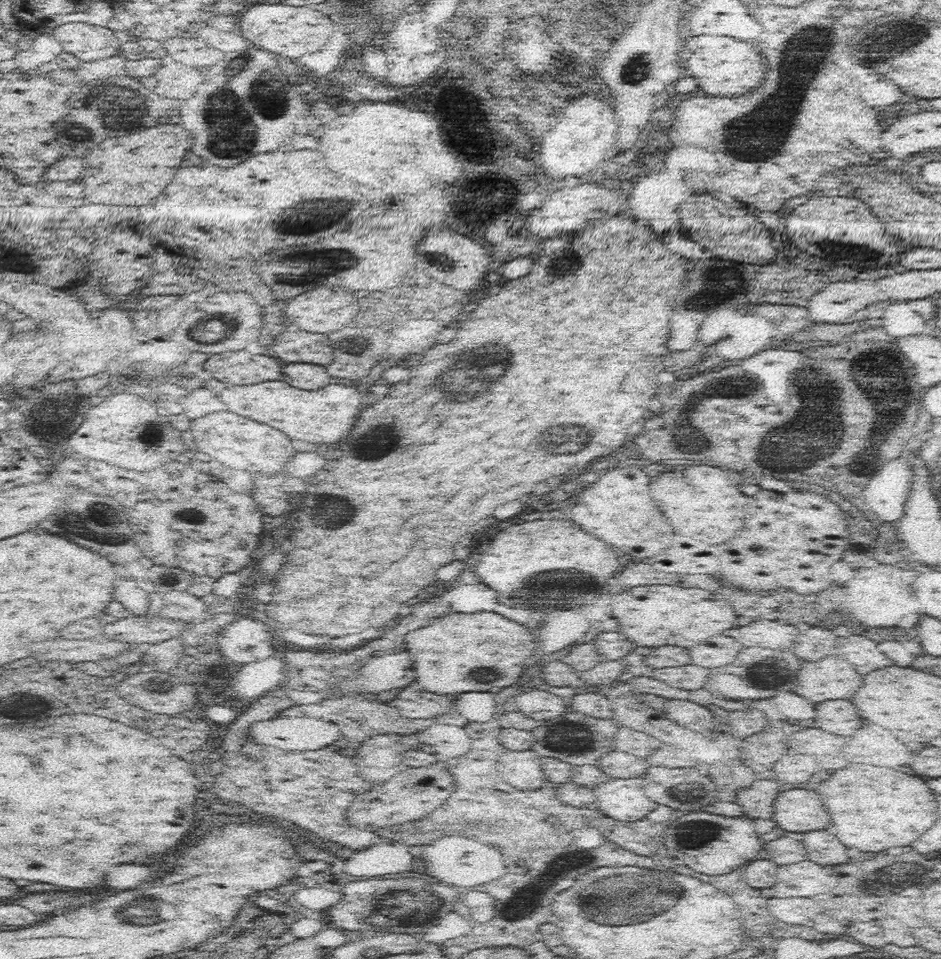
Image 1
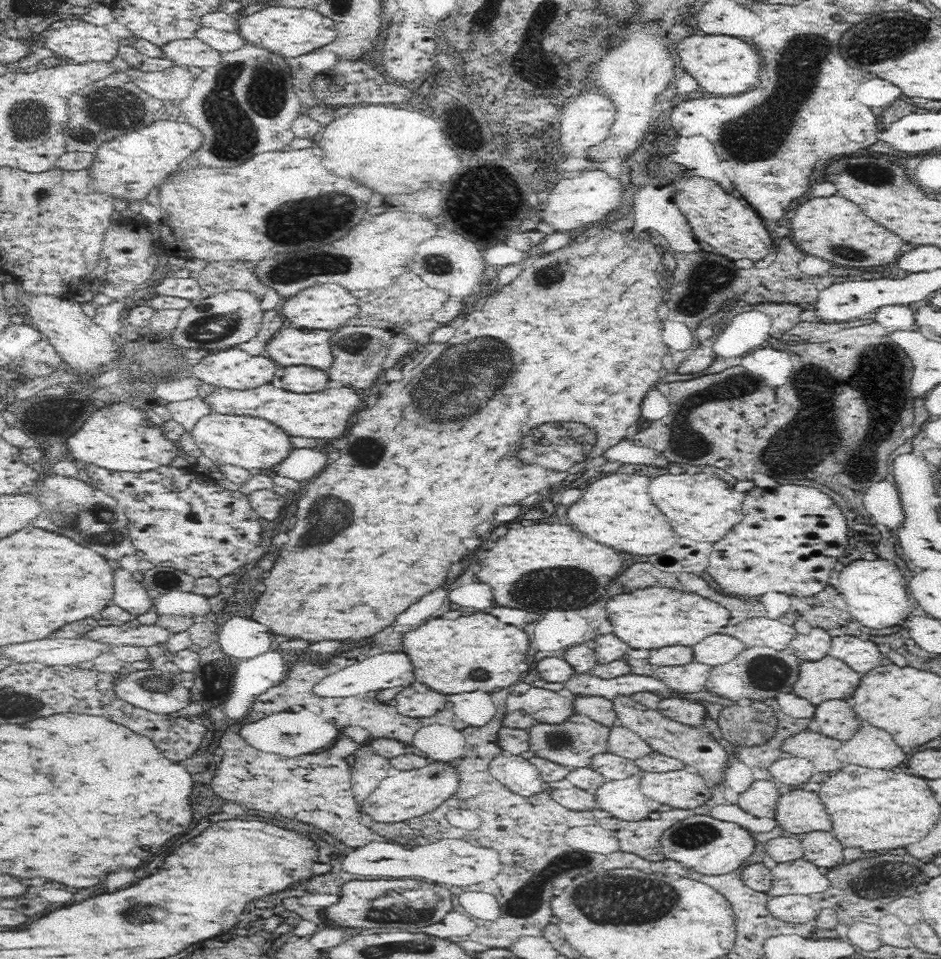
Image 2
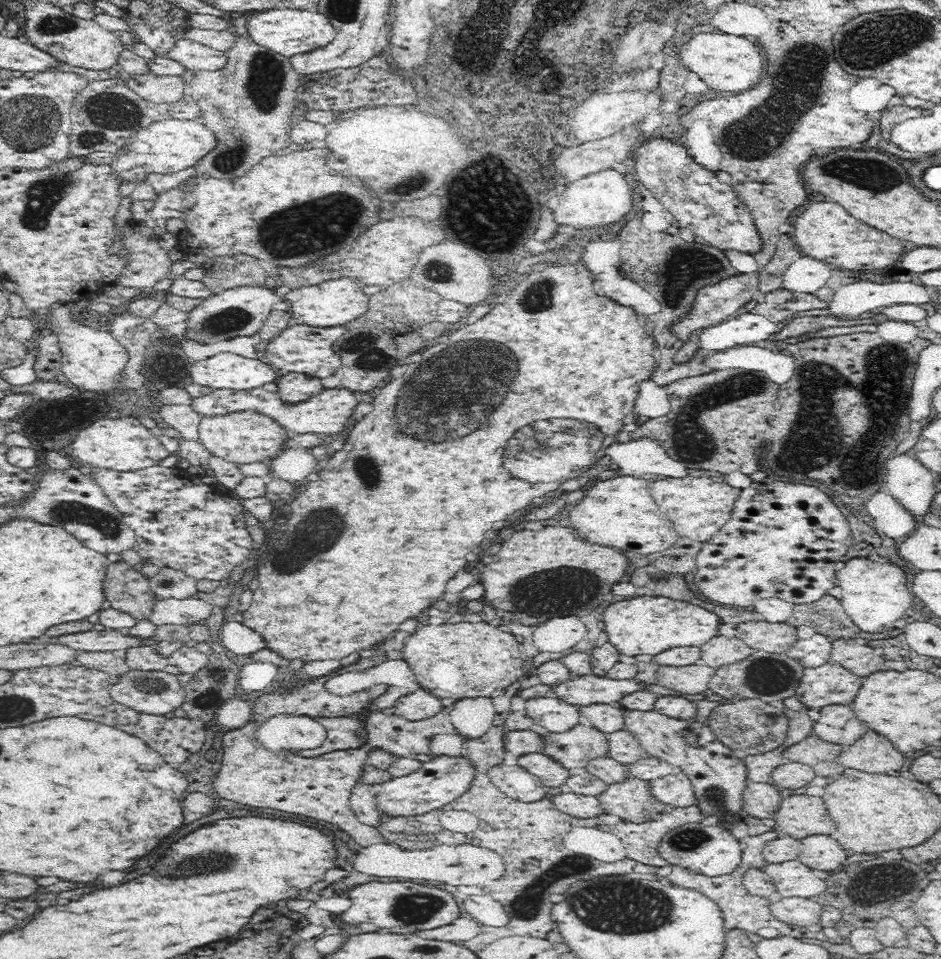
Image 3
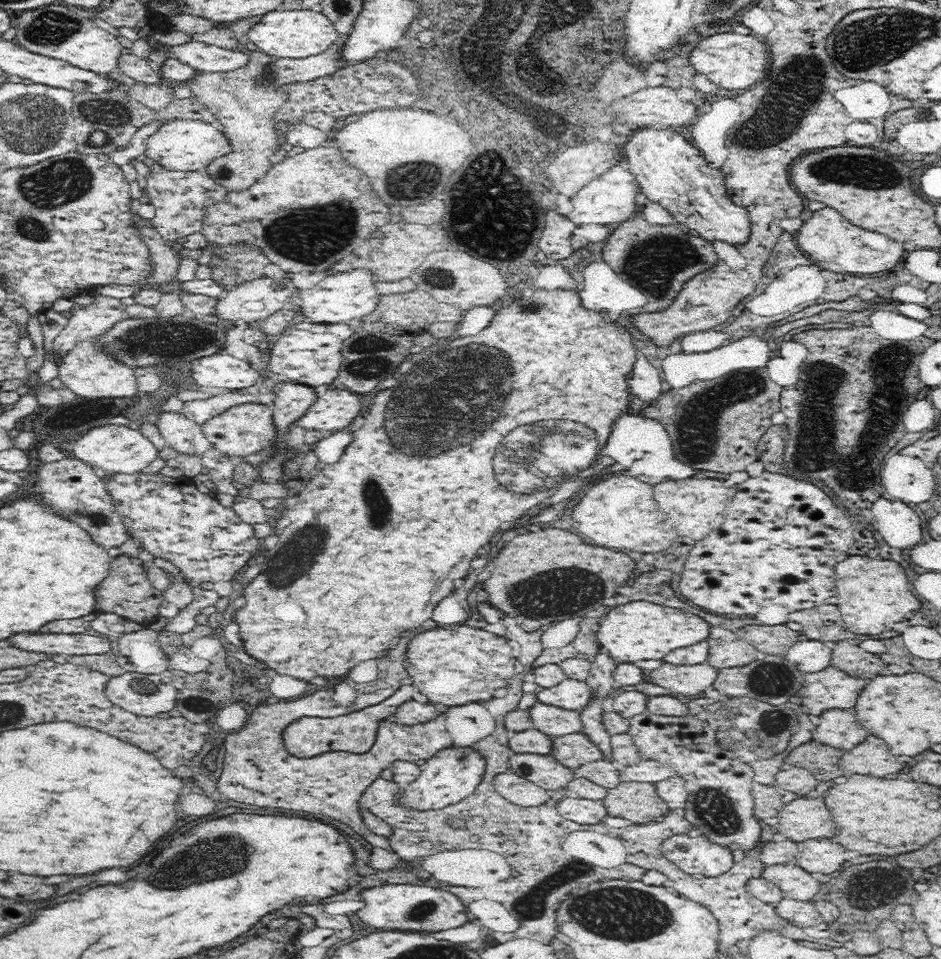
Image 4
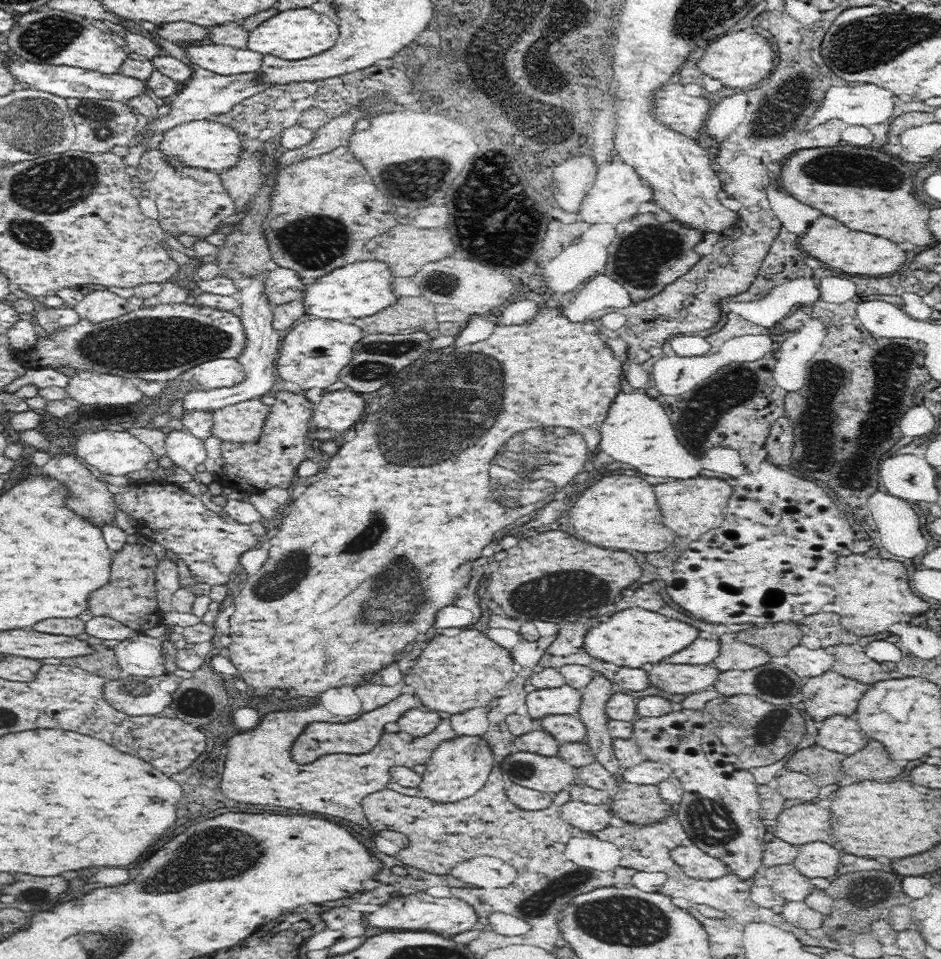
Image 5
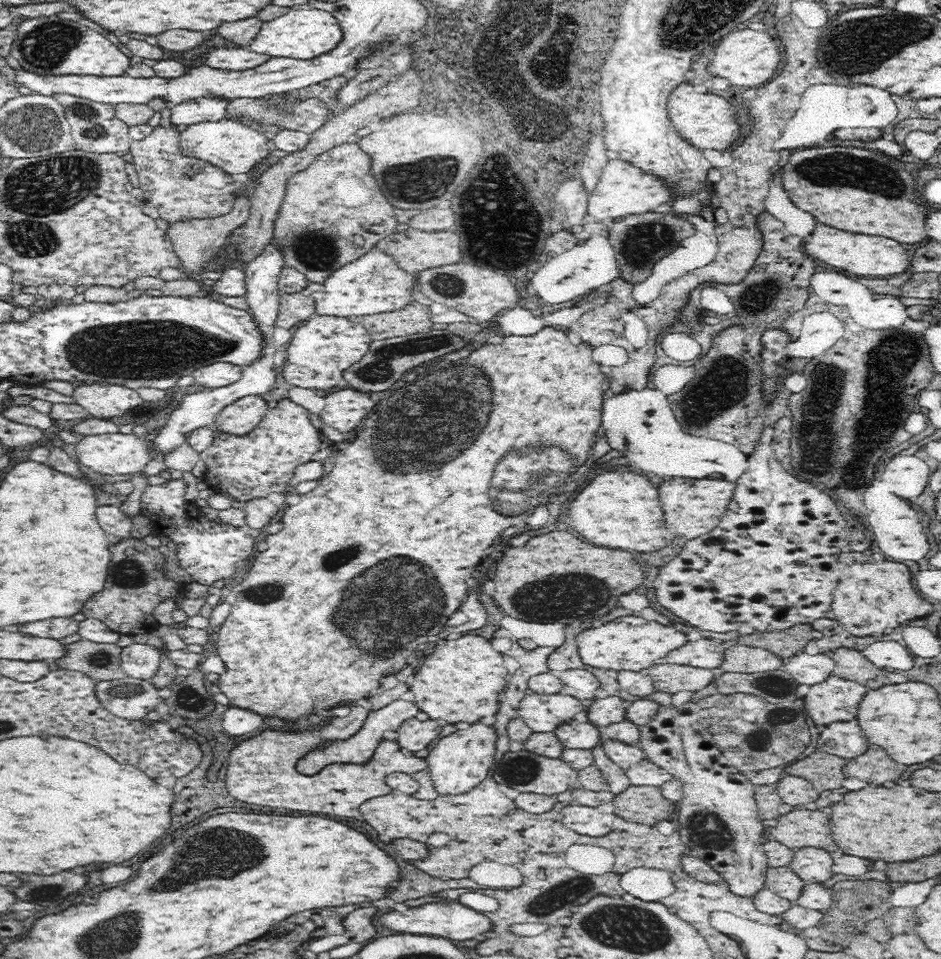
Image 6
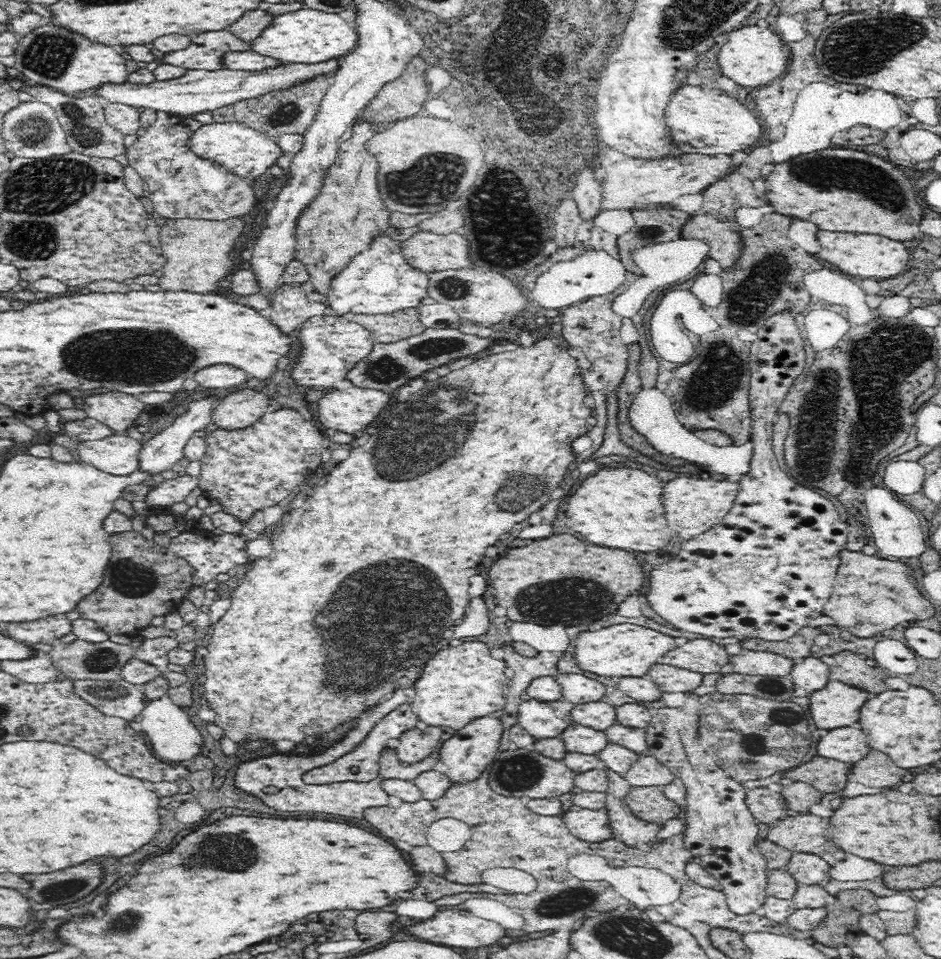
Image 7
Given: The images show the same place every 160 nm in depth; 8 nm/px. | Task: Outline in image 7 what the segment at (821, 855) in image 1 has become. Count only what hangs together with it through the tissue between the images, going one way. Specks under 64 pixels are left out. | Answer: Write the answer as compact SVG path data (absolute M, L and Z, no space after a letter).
M798 852L793 853L786 870L798 883L825 887L831 880L830 866L831 864L821 856L808 852Z

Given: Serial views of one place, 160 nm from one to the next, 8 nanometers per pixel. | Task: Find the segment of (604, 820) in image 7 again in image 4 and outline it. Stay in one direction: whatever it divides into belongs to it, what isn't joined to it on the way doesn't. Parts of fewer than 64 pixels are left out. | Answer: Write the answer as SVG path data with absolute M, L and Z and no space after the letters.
M569 794L555 805L555 810L566 820L586 825L598 824L607 814L602 800L582 799Z

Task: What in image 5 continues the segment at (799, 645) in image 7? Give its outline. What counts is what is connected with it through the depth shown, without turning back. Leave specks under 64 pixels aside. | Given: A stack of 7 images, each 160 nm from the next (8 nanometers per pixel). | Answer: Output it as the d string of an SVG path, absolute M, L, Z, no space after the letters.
M780 621L758 627L749 625L738 633L738 638L746 644L757 646L766 651L770 657L786 655L793 646L800 644L802 630L796 621Z

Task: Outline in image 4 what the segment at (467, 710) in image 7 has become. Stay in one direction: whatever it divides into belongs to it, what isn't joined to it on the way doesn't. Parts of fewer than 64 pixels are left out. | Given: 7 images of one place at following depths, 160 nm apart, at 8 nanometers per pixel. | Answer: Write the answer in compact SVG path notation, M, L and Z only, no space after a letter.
M465 623L456 630L436 626L418 633L406 646L404 662L413 685L429 702L446 706L487 701L498 688L509 685L508 678L520 672L517 647L504 636Z

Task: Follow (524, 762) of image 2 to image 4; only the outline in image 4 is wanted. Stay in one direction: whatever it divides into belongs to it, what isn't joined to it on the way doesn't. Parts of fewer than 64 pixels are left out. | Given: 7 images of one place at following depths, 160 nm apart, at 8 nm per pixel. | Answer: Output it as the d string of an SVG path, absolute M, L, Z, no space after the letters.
M509 770L496 774L492 784L499 795L511 804L522 807L541 806L549 800L551 792Z

